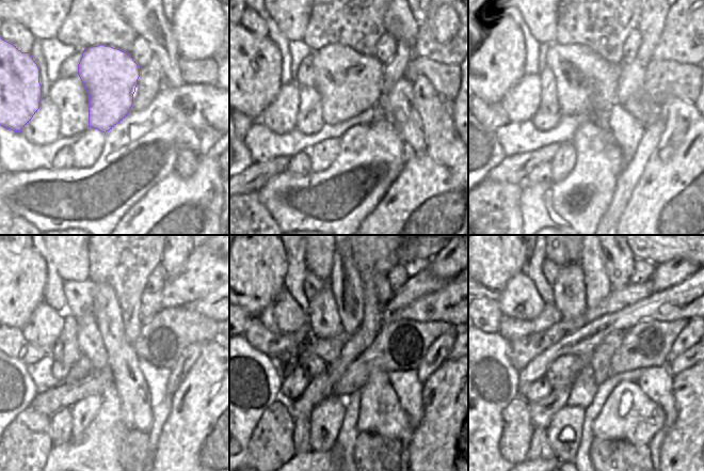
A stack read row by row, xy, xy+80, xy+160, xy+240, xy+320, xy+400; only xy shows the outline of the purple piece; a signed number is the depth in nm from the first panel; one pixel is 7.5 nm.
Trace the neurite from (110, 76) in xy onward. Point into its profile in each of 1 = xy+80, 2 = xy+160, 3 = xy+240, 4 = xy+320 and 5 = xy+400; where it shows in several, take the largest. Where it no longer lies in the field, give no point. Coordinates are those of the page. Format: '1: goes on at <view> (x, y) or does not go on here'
1: goes on at xy+80 (349, 83)
2: goes on at xy+160 (585, 81)
3: goes on at xy+240 (79, 295)
4: goes on at xy+320 (313, 284)
5: goes on at xy+400 (550, 271)

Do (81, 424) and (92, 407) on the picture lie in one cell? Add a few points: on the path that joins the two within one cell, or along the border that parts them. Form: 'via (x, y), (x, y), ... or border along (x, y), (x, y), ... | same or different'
via (84, 420), (88, 411) | same

